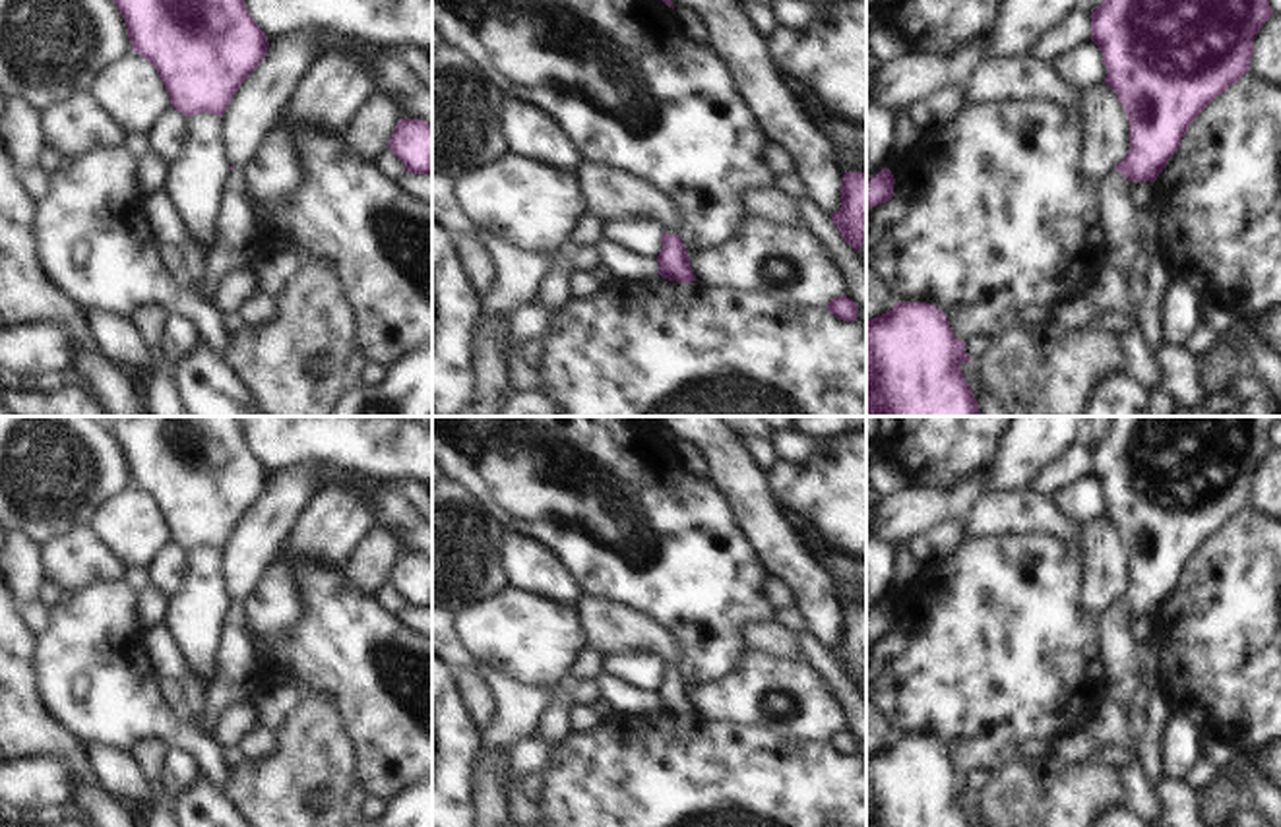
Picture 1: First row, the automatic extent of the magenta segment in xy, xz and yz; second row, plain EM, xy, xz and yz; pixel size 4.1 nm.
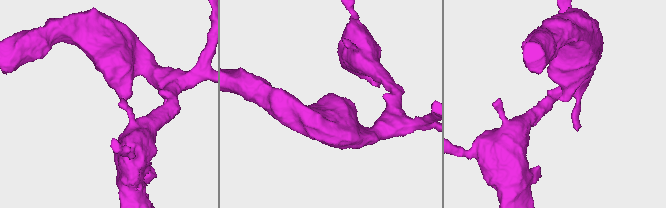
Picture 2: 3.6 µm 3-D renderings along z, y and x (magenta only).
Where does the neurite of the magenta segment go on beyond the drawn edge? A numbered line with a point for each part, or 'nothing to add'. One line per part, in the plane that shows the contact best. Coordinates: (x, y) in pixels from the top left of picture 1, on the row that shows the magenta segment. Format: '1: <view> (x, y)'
1: yz (1124, 241)

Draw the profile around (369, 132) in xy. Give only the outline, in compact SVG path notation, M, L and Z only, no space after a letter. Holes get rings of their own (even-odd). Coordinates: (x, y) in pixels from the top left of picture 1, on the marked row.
M374 93L343 132L351 153L376 159L388 147L399 120L401 107L391 97Z

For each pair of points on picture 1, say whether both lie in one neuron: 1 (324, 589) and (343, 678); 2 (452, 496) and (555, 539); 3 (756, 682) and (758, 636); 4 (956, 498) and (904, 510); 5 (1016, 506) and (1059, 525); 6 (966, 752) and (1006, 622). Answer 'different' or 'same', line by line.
1: same
2: different
3: different
4: same
5: same
6: same

